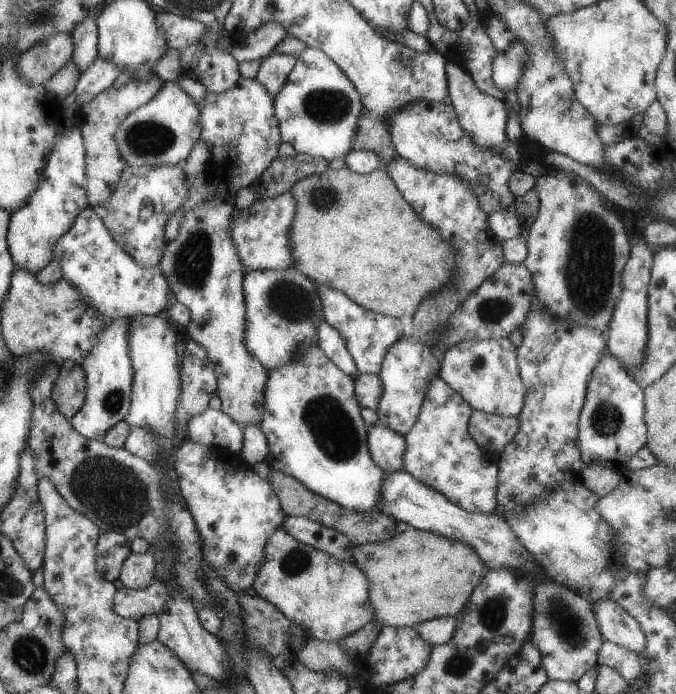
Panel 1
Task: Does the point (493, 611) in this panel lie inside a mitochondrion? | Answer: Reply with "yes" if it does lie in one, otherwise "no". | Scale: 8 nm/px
yes

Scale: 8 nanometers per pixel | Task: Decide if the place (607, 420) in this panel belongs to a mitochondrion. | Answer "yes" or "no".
yes

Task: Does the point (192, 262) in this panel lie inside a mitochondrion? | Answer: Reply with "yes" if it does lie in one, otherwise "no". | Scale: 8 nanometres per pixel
yes

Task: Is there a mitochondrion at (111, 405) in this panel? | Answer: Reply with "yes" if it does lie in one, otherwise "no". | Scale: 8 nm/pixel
yes

